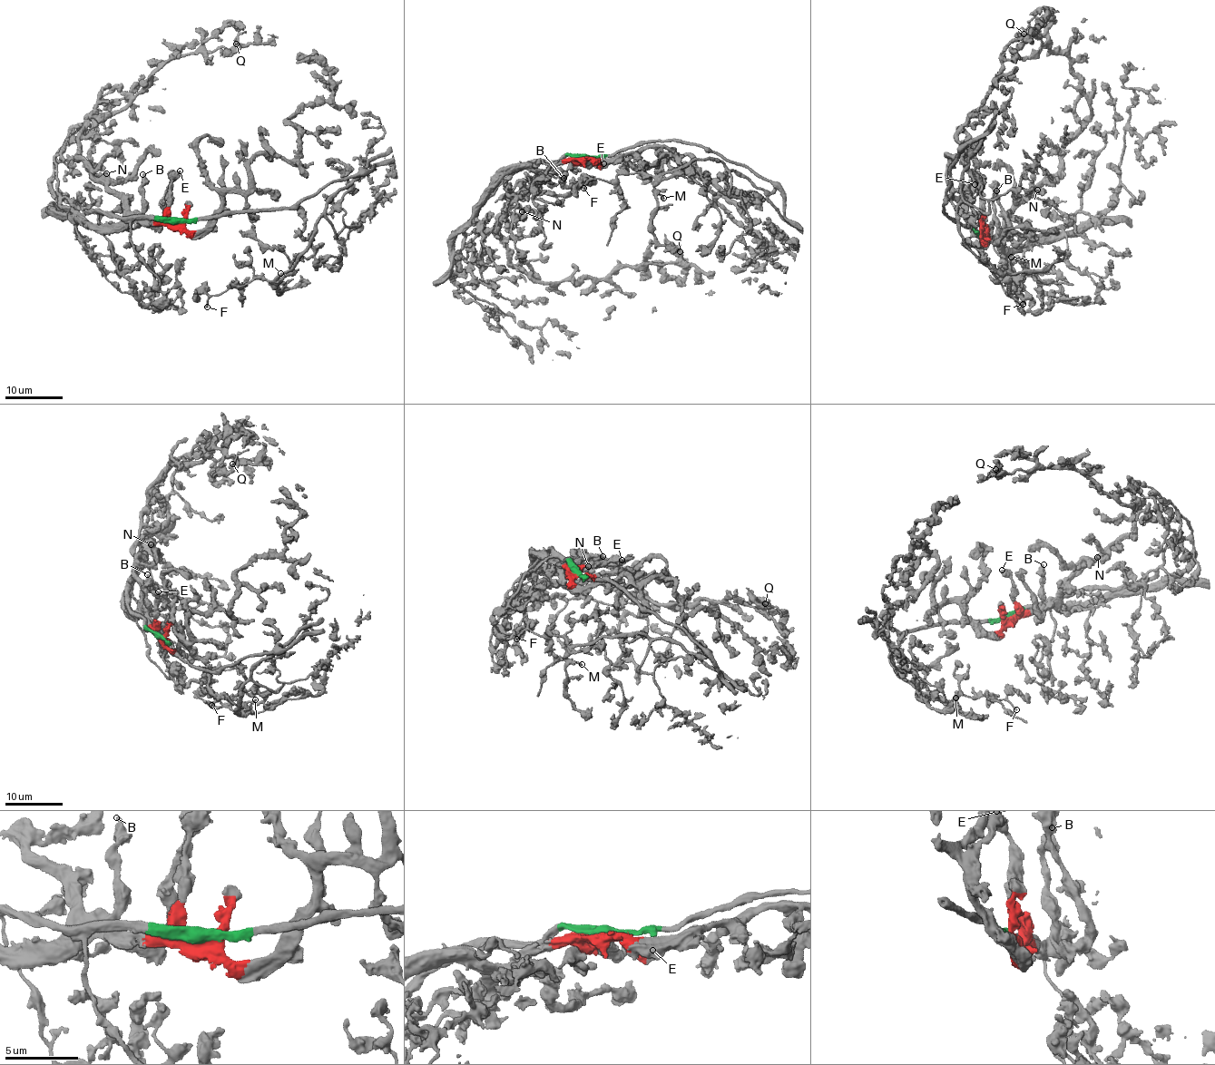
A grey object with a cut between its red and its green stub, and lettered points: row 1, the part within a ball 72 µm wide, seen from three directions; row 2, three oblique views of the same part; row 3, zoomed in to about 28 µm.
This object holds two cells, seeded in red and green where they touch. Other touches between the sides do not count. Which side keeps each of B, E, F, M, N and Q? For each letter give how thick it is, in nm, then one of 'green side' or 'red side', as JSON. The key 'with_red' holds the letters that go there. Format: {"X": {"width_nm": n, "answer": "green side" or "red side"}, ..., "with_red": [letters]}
{"B": {"width_nm": 380, "answer": "red side"}, "E": {"width_nm": 500, "answer": "red side"}, "F": {"width_nm": 190, "answer": "green side"}, "M": {"width_nm": 200, "answer": "green side"}, "N": {"width_nm": 400, "answer": "red side"}, "Q": {"width_nm": 240, "answer": "red side"}, "with_red": ["B", "E", "N", "Q"]}

